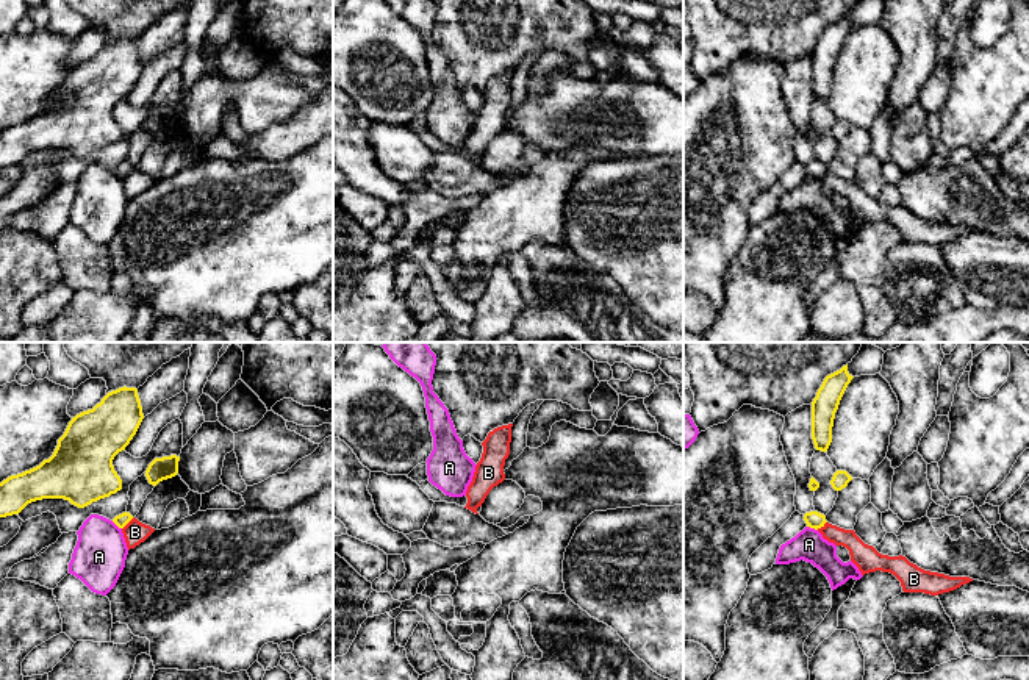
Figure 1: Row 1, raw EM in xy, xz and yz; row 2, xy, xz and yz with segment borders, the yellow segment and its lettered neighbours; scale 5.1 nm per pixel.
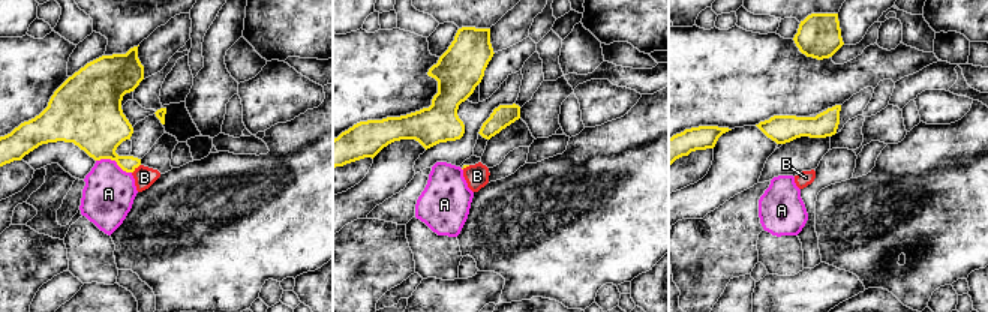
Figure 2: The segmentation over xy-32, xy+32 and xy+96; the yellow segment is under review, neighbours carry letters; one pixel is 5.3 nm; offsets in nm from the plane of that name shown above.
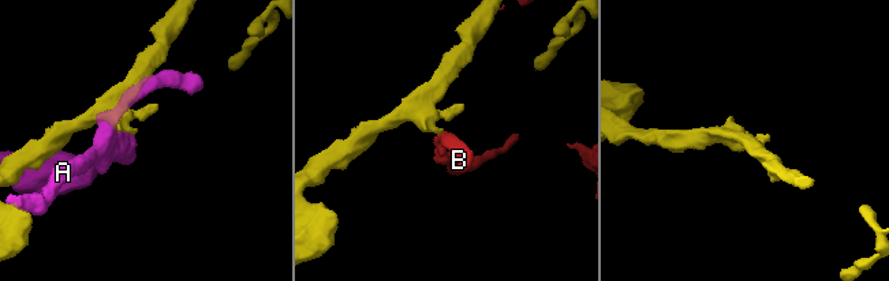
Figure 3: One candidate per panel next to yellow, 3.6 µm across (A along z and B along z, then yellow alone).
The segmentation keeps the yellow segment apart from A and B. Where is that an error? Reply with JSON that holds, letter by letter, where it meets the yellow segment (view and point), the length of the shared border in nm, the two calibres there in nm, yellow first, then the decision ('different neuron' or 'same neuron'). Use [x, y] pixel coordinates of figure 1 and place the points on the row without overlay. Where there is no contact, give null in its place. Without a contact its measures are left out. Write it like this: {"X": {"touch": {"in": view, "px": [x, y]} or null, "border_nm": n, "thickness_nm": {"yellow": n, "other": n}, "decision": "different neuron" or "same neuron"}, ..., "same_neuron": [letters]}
{"A": {"touch": {"in": "yz", "px": [812, 177]}, "border_nm": 60, "thickness_nm": {"yellow": 90, "other": 160}, "decision": "different neuron"}, "B": {"touch": {"in": "xy", "px": [127, 172]}, "border_nm": 90, "thickness_nm": {"yellow": 70, "other": 120}, "decision": "different neuron"}, "same_neuron": []}

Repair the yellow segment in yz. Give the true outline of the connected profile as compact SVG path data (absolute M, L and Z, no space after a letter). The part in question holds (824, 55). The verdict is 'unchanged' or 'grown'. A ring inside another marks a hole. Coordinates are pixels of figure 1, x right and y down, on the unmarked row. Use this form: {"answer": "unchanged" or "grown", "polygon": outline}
{"answer": "unchanged", "polygon": "M848 14L827 25L812 52L812 89L816 100L827 102L840 50L854 27Z"}

